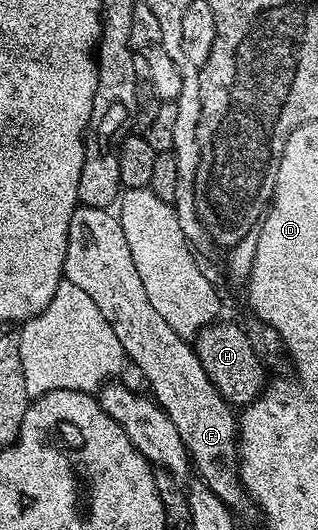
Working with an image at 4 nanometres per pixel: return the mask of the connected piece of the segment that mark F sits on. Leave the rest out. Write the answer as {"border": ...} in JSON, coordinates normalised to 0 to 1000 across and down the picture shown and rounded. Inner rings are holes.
{"border":[[[255,387],[236,391],[214,425],[201,526],[204,532],[264,545],[264,553],[289,560],[302,583],[327,591],[327,606],[352,613],[399,679],[425,685],[440,704],[453,704],[469,743],[528,779],[541,802],[553,802],[553,817],[566,817],[566,832],[579,832],[585,857],[619,902],[645,909],[720,958],[745,960],[761,947],[770,951],[780,936],[761,909],[748,906],[748,794],[739,770],[711,758],[654,704],[642,704],[642,689],[629,689],[607,653],[560,632],[553,621],[541,621],[541,613],[528,613],[528,606],[516,606],[516,598],[491,591],[478,568],[465,568],[465,545],[453,545],[453,530],[440,530],[440,515],[428,515],[428,492],[415,492],[415,470],[403,470],[403,447],[390,447],[384,415],[355,396]]]}

